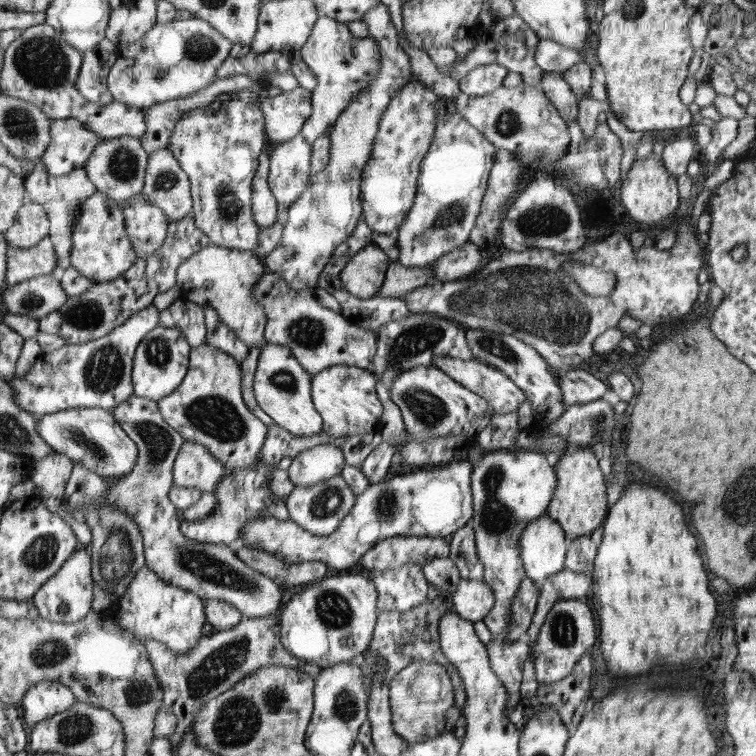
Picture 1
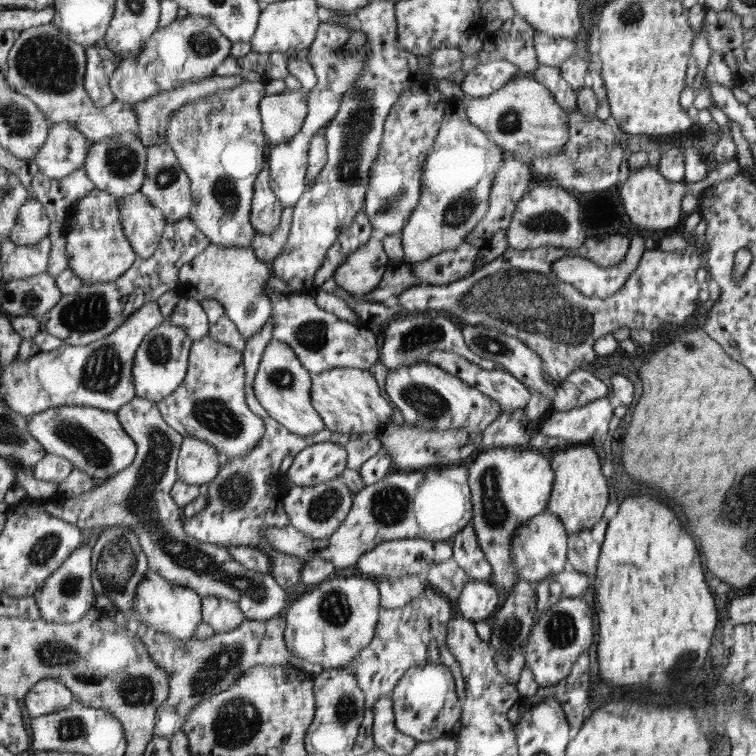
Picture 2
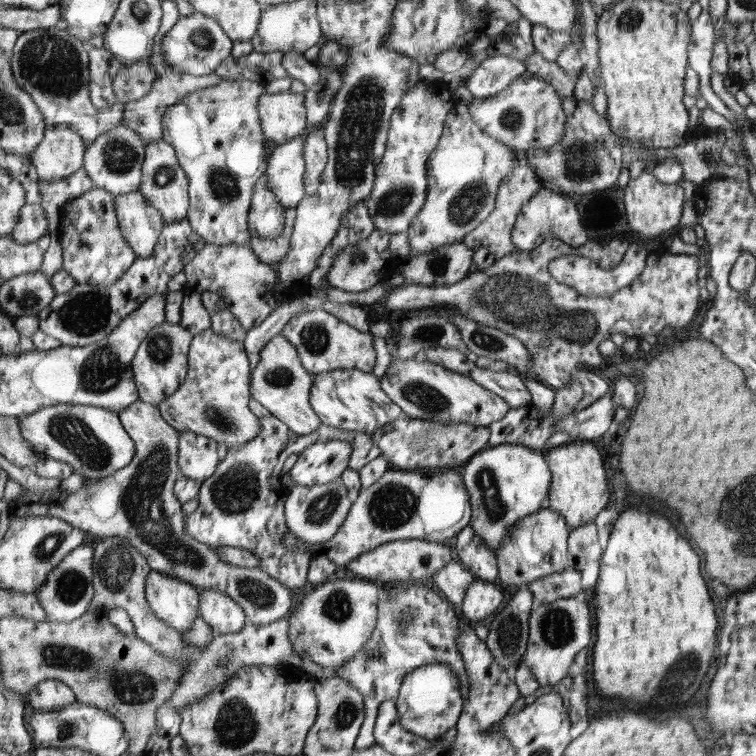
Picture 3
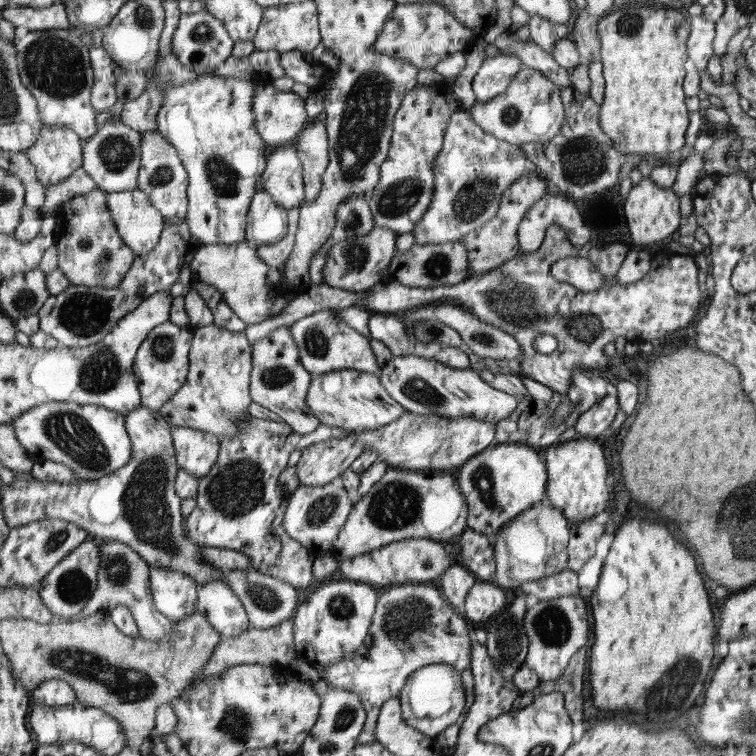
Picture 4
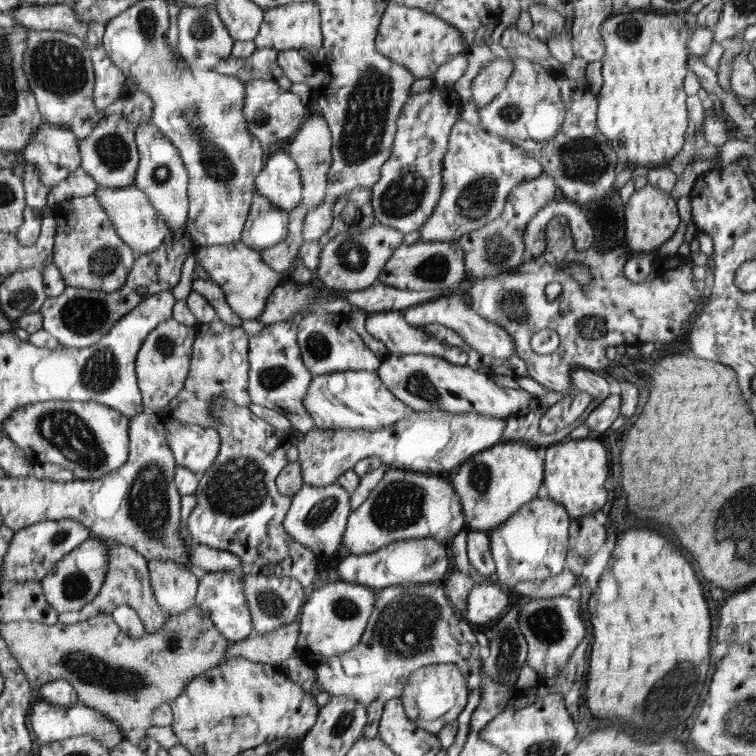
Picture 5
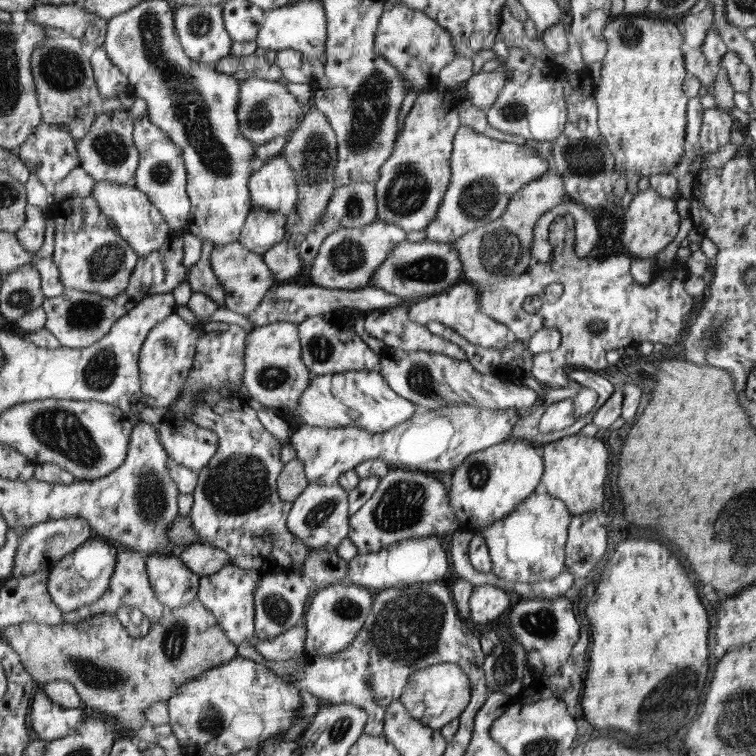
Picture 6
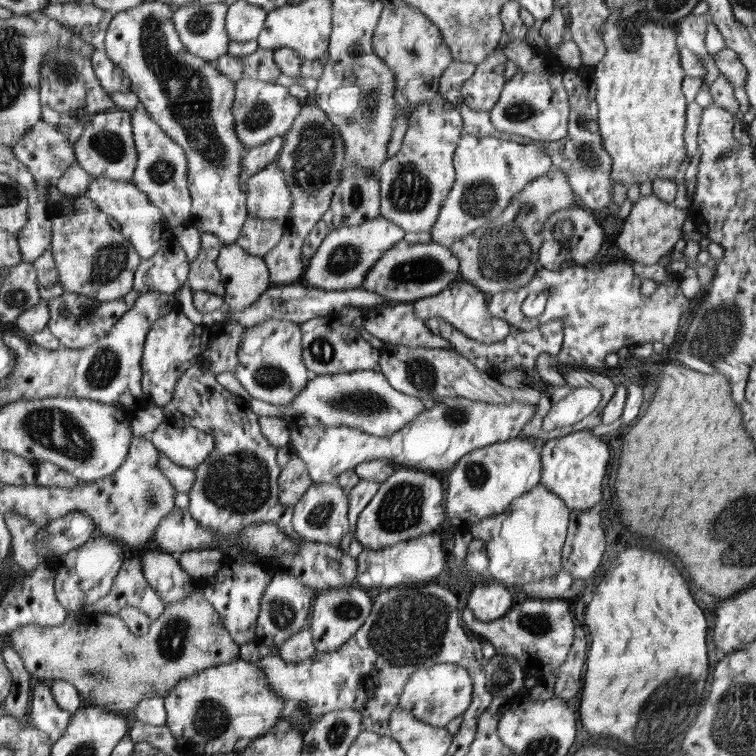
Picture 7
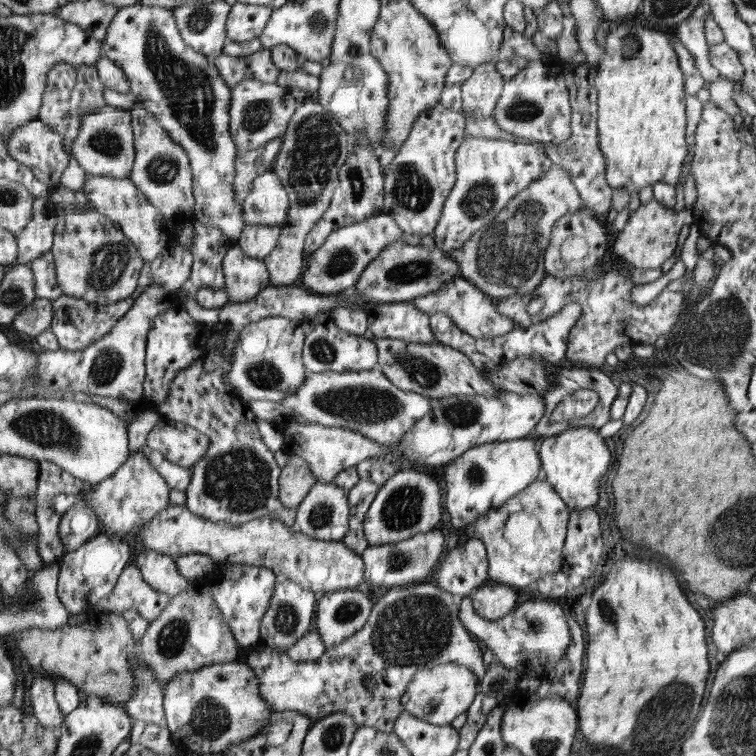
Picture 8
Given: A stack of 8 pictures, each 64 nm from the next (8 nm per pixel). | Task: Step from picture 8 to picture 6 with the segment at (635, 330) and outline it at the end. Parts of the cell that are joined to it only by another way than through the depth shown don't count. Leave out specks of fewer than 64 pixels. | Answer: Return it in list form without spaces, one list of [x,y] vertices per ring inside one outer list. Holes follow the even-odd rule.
[[[564,214],[554,218],[548,228],[548,241],[554,250],[552,262],[544,264],[538,262],[532,266],[528,273],[521,278],[508,278],[501,286],[490,286],[476,288],[481,302],[481,312],[504,323],[508,330],[514,332],[516,339],[527,342],[538,329],[544,327],[556,327],[561,334],[560,347],[550,353],[541,353],[532,356],[532,368],[529,371],[545,389],[560,388],[570,385],[566,374],[566,366],[572,370],[578,368],[589,368],[594,371],[598,368],[606,368],[606,353],[611,350],[628,347],[634,342],[654,342],[666,345],[676,343],[678,334],[682,330],[684,317],[692,310],[693,297],[688,295],[684,289],[685,280],[688,277],[688,269],[685,264],[673,262],[667,269],[659,268],[654,275],[653,282],[649,286],[639,284],[630,274],[631,256],[610,256],[606,260],[596,258],[578,258],[575,254],[575,228],[574,219],[571,214]],[[550,284],[562,284],[564,292],[556,302],[542,304],[539,312],[528,314],[524,310],[524,300],[528,297],[542,295],[544,289]]]

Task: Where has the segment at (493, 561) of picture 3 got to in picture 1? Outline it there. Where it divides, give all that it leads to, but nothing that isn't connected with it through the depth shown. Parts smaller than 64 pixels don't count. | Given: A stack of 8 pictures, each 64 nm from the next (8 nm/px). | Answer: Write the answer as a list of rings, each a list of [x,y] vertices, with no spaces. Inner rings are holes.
[[[469,523],[458,529],[450,538],[452,553],[448,558],[453,560],[454,565],[463,579],[480,580],[484,579],[484,567],[481,564],[476,551],[475,534],[473,526]]]

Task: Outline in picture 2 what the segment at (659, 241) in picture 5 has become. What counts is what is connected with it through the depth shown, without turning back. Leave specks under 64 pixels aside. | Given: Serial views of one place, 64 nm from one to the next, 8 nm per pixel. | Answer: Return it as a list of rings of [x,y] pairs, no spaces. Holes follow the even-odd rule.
[[[733,160],[718,166],[715,170],[709,171],[708,176],[704,180],[700,180],[700,182],[688,182],[686,180],[670,182],[670,180],[666,180],[662,176],[662,172],[658,172],[658,167],[654,168],[654,166],[646,164],[646,166],[634,173],[631,174],[630,172],[628,179],[620,189],[621,200],[634,226],[641,230],[646,230],[646,232],[660,232],[660,230],[668,230],[668,228],[682,225],[684,214],[680,205],[684,194],[692,194],[699,198],[708,187],[717,185],[718,182],[724,180],[731,180],[741,173],[743,173],[742,168],[736,160]]]

